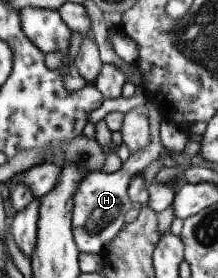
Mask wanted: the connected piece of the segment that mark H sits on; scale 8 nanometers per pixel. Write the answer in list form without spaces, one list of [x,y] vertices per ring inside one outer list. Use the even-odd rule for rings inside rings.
[[[147,100],[143,107],[147,110],[151,143],[144,150],[132,153],[126,160],[122,161],[121,168],[113,173],[88,171],[79,184],[76,193],[74,193],[70,227],[79,253],[103,254],[108,241],[120,231],[124,221],[124,214],[134,207],[134,203],[127,196],[127,186],[130,184],[131,177],[141,173],[150,163],[156,160],[162,159],[166,162],[169,160],[169,152],[164,151],[158,140],[159,124],[162,120],[156,106],[154,102]]]

